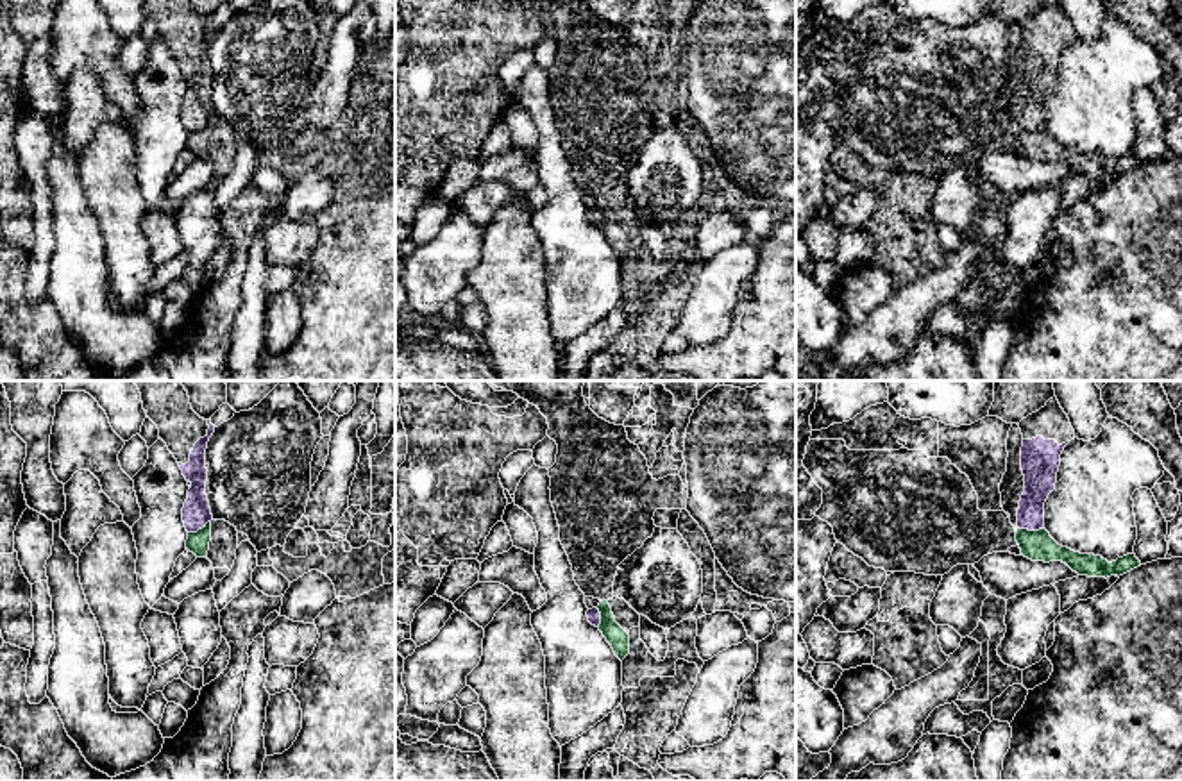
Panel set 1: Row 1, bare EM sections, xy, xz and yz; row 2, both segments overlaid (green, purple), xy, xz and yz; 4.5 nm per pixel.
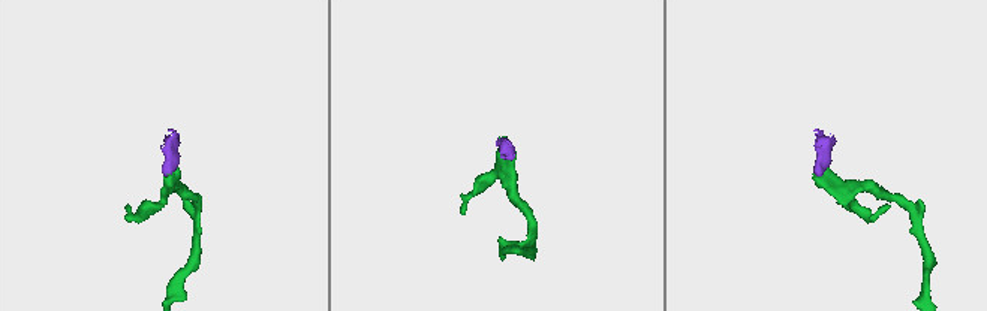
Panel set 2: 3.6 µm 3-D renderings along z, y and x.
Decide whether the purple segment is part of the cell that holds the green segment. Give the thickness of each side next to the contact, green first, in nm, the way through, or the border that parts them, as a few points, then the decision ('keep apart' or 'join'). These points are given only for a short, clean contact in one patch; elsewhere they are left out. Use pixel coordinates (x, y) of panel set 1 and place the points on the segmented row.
calibres 140 and 140 nm; border yz (1018, 526), (1029, 529), (1043, 528); keep apart

